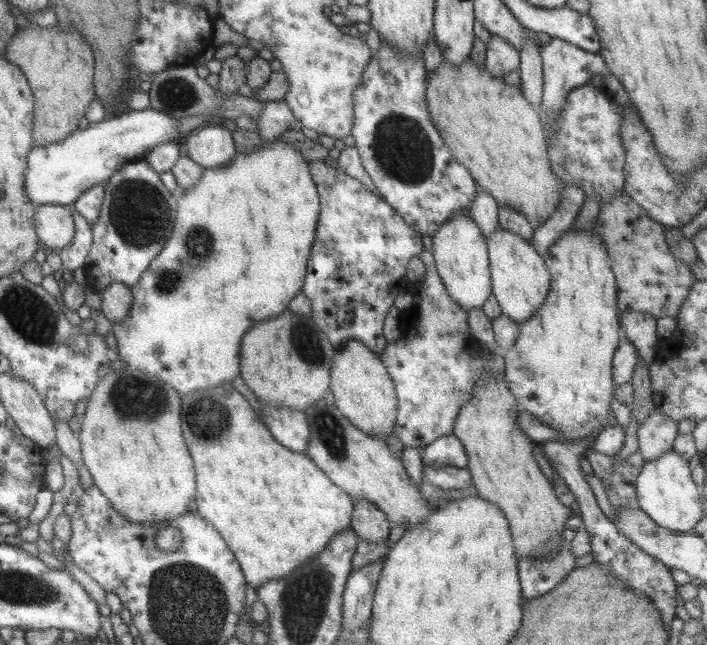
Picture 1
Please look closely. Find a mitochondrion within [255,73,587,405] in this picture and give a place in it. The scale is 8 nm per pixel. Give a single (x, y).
(403, 149)

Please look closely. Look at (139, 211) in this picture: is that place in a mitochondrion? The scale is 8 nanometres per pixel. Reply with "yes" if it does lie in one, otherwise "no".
yes

